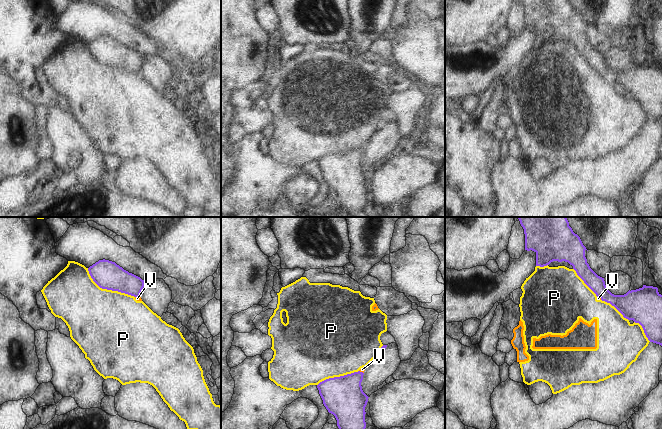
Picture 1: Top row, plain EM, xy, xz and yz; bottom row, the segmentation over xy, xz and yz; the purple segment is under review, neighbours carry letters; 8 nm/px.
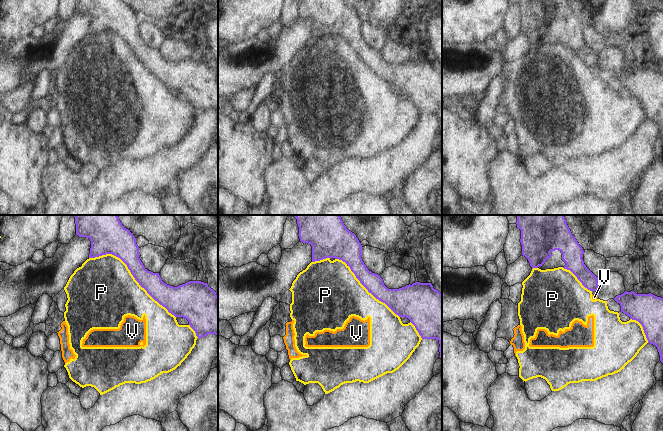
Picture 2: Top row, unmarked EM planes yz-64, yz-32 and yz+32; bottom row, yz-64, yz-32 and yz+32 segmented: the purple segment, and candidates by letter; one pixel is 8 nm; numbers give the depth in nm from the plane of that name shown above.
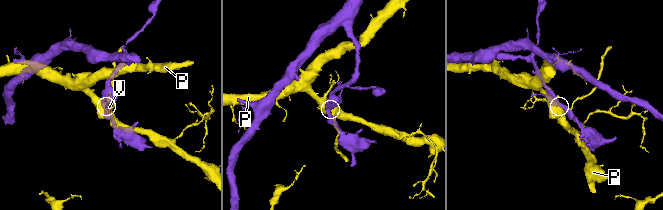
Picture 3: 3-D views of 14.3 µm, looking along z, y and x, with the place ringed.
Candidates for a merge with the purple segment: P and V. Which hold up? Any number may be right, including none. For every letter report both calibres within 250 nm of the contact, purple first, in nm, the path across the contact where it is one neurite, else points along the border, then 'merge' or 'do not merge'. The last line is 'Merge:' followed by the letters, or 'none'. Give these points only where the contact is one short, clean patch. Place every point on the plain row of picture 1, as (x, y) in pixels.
P: 220/500 nm | do not merge
V: 190/30 nm | along yz (597, 72), (601, 75) | do not merge
Merge: none

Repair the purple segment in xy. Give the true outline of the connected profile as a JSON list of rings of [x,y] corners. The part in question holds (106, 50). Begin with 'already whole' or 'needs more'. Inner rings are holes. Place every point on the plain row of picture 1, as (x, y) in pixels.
already whole | [[[99,36],[88,47],[93,57],[102,65],[139,73],[144,63],[144,56],[109,36]]]

